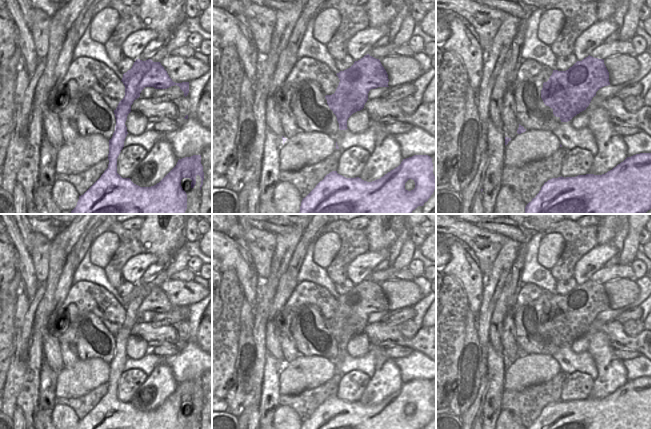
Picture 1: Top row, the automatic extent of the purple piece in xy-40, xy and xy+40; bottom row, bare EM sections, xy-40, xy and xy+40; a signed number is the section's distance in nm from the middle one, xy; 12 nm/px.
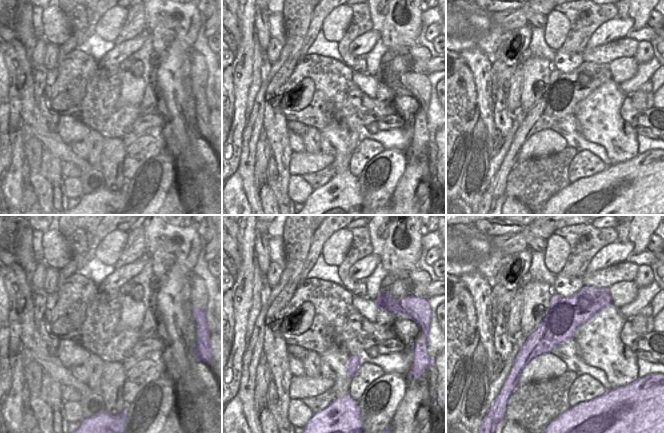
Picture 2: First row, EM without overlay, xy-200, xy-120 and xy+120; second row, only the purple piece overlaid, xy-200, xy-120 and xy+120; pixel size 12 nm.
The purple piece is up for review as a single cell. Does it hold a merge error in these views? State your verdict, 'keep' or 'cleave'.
cleave

